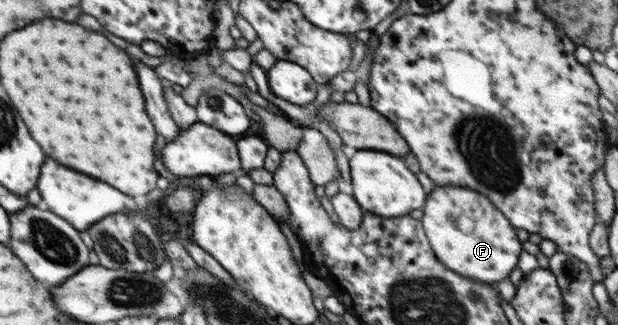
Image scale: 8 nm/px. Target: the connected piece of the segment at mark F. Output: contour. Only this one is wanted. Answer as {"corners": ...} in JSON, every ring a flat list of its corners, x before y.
{"corners":[[437,187,427,195,423,212,421,222,431,249,449,270,459,272,465,278,473,278,496,286,501,280,509,277,511,270,518,266,519,255,524,249,521,240,517,237,517,229,479,192,463,187]]}

